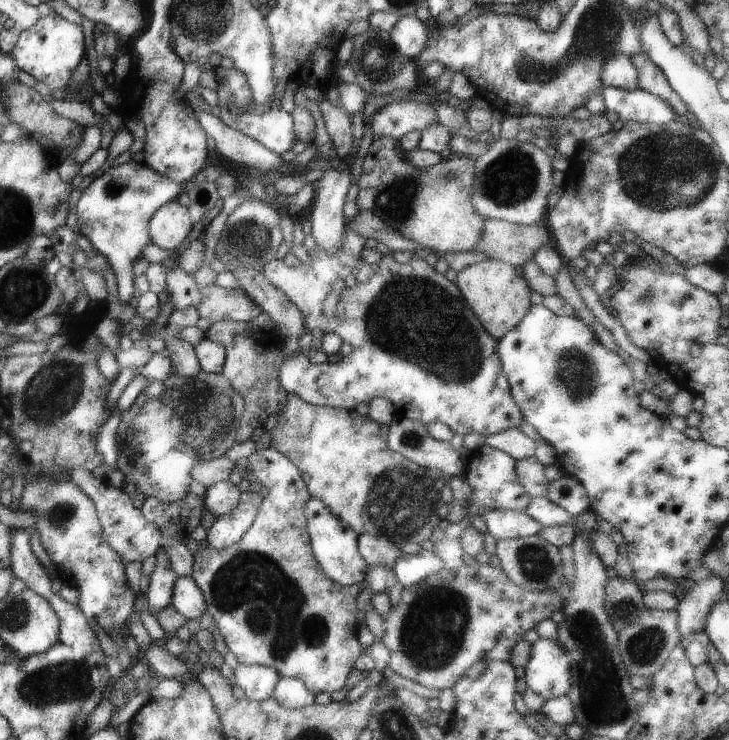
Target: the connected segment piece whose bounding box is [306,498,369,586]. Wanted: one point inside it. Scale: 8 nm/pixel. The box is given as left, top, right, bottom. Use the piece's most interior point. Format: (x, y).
(336, 544)

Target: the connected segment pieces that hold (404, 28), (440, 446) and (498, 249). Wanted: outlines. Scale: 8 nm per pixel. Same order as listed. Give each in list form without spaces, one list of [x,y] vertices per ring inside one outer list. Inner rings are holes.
[[[412,15],[404,16],[391,31],[394,45],[410,60],[418,59],[428,44],[428,26]]]
[[[396,418],[389,426],[389,448],[422,468],[440,470],[448,476],[465,475],[466,464],[451,443],[435,440],[415,419]]]
[[[486,219],[481,243],[473,250],[485,254],[487,259],[505,261],[507,264],[520,267],[522,264],[533,260],[537,252],[549,243],[552,243],[552,233],[544,224],[522,226],[499,219]]]

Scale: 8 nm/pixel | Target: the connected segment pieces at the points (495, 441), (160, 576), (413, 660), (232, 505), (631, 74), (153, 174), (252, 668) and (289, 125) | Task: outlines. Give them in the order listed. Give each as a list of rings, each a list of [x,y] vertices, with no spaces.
[[[506,428],[506,431],[488,437],[485,442],[494,449],[509,453],[516,462],[533,456],[539,445],[518,428]]]
[[[164,548],[158,550],[155,556],[156,568],[150,574],[148,590],[144,592],[146,602],[148,602],[148,610],[152,615],[162,612],[164,608],[172,604],[174,582],[178,578],[166,560]]]
[[[464,563],[458,570],[441,569],[431,579],[404,587],[400,600],[392,604],[390,612],[383,616],[386,630],[380,642],[390,651],[388,666],[394,674],[430,690],[443,691],[453,689],[454,684],[482,660],[512,662],[513,652],[524,632],[536,628],[544,618],[551,618],[556,610],[563,607],[564,602],[556,590],[532,592],[516,585],[504,569],[491,563],[473,566]]]
[[[221,481],[214,486],[210,486],[206,491],[206,508],[217,518],[229,516],[241,502],[241,492],[243,486],[236,486],[230,481]]]
[[[610,54],[601,71],[602,90],[614,87],[623,90],[637,90],[638,74],[631,58],[624,54]]]
[[[130,161],[128,164],[110,167],[82,191],[76,211],[78,228],[90,240],[91,247],[107,259],[114,271],[122,304],[134,303],[136,299],[133,262],[140,258],[147,245],[153,243],[149,232],[150,220],[157,214],[158,208],[178,200],[184,192],[181,187],[182,184],[163,176],[144,162]]]
[[[239,663],[234,669],[234,682],[250,701],[267,700],[281,678],[276,669],[263,665]]]
[[[218,102],[220,118],[229,128],[242,132],[245,136],[256,140],[274,153],[285,153],[292,149],[296,138],[294,120],[290,113],[280,110],[278,104],[270,110],[256,114],[247,112],[242,115],[232,114],[230,106]]]

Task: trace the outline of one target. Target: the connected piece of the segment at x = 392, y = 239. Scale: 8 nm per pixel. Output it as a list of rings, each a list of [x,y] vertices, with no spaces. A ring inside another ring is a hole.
[[[371,211],[362,212],[356,220],[352,218],[350,222],[346,222],[346,226],[350,226],[350,230],[354,232],[360,232],[366,239],[374,238],[378,243],[386,244],[391,252],[414,252],[417,249],[424,249],[422,244],[416,244],[414,240],[392,230],[385,220]]]

